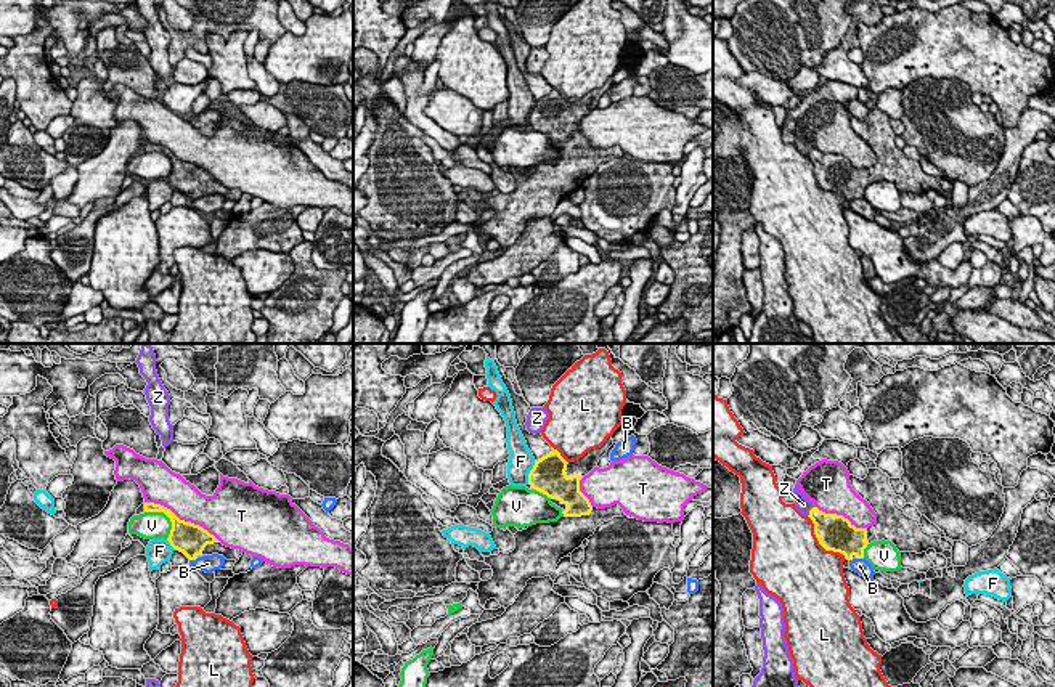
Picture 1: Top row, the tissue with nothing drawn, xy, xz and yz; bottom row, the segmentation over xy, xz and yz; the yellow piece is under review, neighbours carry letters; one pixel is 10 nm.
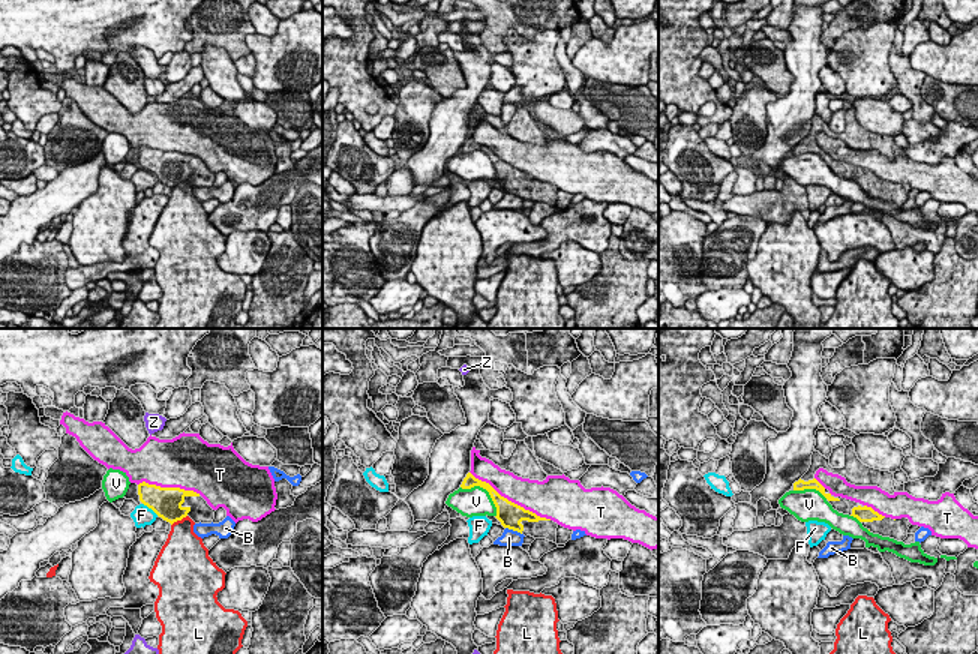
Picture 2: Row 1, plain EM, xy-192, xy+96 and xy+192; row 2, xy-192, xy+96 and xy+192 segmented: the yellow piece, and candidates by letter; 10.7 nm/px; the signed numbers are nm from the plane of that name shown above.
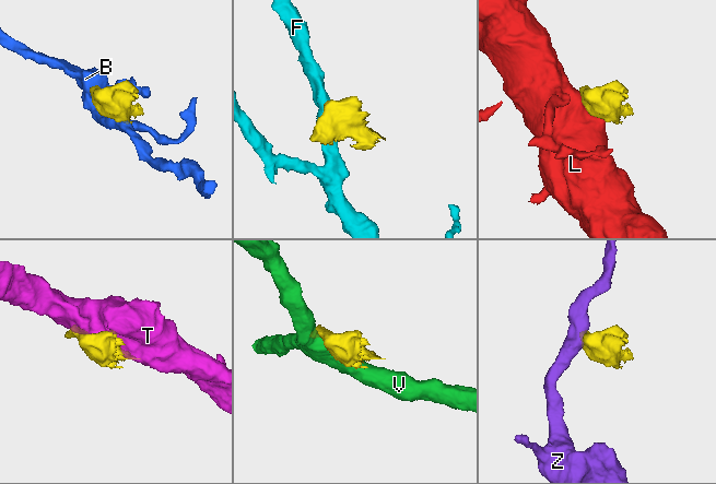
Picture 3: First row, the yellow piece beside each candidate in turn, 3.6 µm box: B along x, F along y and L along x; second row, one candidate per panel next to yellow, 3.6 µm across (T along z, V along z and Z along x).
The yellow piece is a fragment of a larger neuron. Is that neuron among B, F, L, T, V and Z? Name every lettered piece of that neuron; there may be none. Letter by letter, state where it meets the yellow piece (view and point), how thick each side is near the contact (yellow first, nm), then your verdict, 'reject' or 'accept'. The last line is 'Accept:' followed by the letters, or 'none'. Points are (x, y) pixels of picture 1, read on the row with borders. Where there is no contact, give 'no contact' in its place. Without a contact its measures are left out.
B: contact xy (193, 559); calibres 320 and 170 nm; reject
F: contact xz (530, 472); calibres 360 and 260 nm; reject
L: contact yz (819, 543); calibres 360 and 500 nm; reject
T: contact xy (183, 520); calibres 320 and 340 nm; reject
V: contact xy (167, 516); calibres 280 and 280 nm; reject
Z: contact yz (810, 511); calibres 280 and 140 nm; reject
Accept: none

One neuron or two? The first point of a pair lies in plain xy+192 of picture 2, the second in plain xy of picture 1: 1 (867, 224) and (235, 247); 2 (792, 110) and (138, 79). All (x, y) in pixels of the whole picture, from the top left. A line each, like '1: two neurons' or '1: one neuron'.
1: two neurons
2: two neurons

